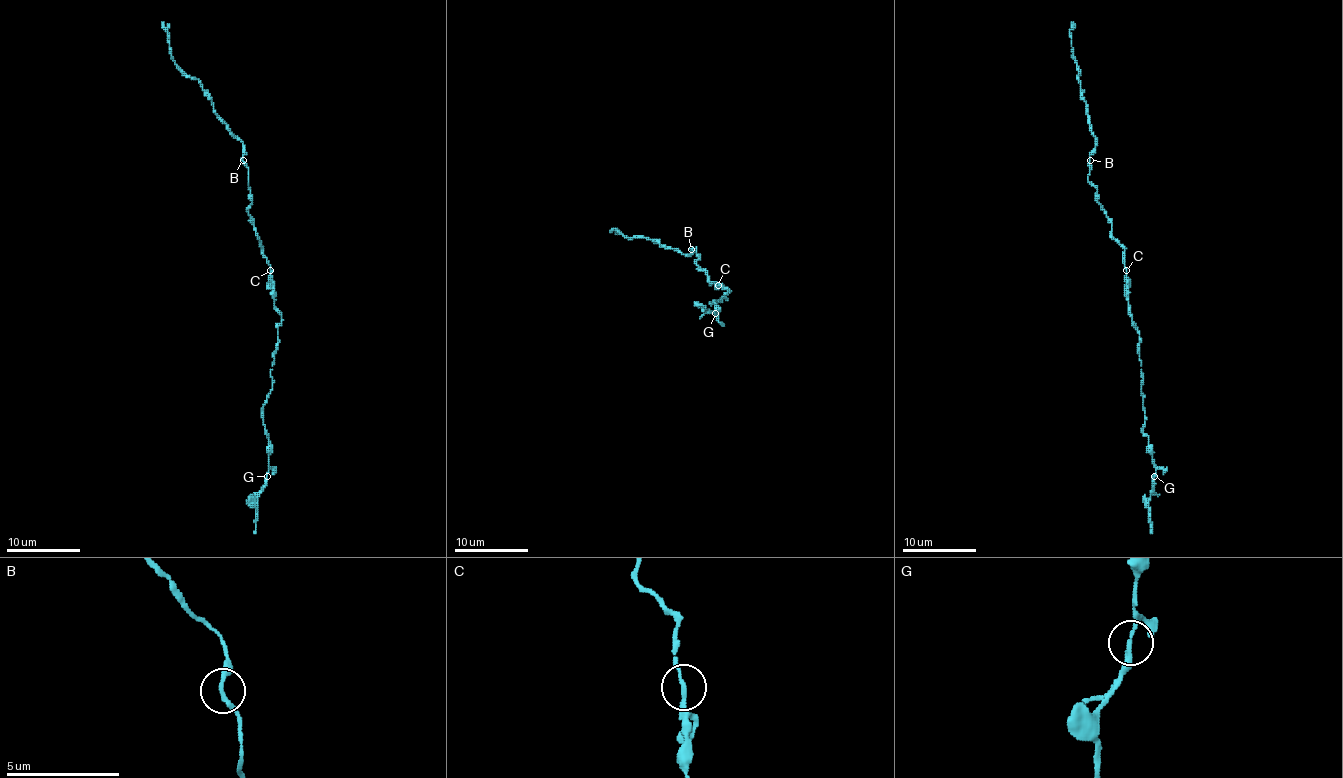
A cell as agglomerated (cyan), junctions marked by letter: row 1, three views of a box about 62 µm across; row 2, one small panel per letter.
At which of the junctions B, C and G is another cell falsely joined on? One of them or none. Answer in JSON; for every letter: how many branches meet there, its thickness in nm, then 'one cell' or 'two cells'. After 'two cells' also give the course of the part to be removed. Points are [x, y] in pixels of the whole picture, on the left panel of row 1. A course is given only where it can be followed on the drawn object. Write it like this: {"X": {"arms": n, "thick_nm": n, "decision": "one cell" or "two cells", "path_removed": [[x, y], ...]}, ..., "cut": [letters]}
{"B": {"arms": 2, "thick_nm": 220, "decision": "one cell"}, "C": {"arms": 2, "thick_nm": 200, "decision": "one cell"}, "G": {"arms": 2, "thick_nm": 200, "decision": "two cells", "path_removed": [[267, 476], [257, 498], [254, 533]]}, "cut": ["G"]}

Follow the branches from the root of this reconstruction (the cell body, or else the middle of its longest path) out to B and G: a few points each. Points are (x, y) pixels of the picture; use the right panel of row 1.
B: (1124, 261), (1124, 248), (1112, 235), (1112, 221), (1097, 200), (1097, 189), (1088, 180), (1090, 160)
G: (1124, 261), (1128, 312), (1139, 334), (1145, 410), (1143, 432), (1148, 437), (1148, 452), (1156, 469), (1154, 476)

